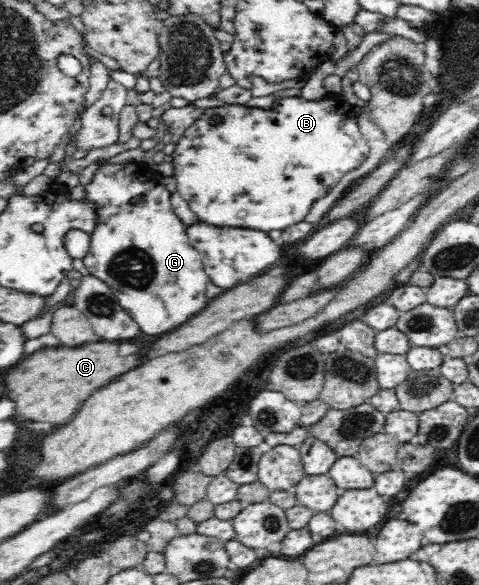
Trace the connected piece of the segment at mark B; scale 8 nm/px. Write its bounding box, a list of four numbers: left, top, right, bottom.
[171,93,370,232]

